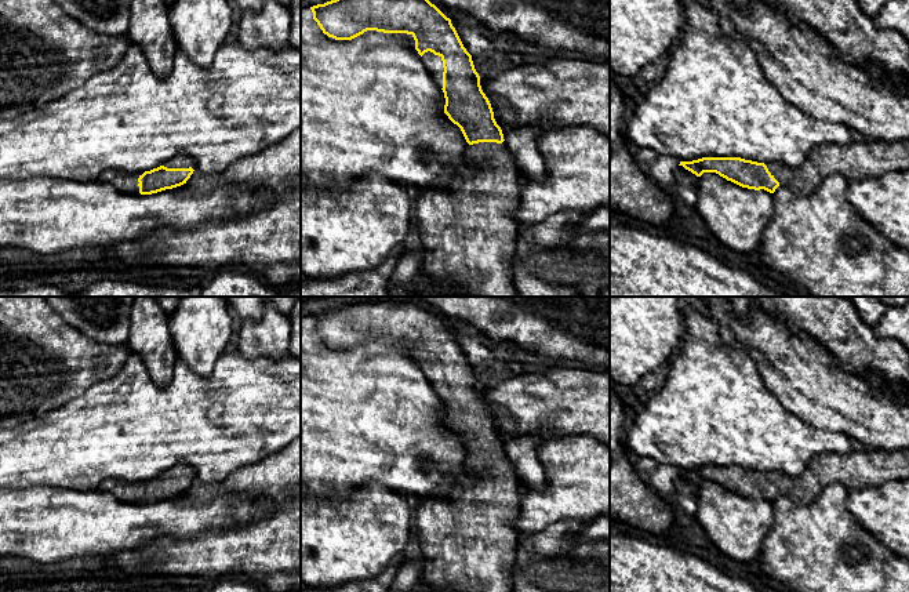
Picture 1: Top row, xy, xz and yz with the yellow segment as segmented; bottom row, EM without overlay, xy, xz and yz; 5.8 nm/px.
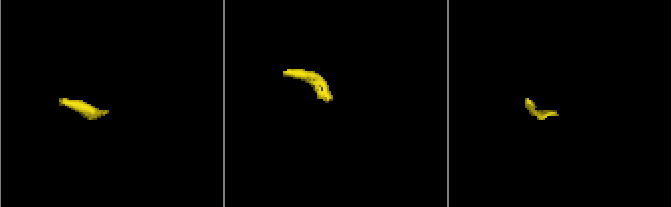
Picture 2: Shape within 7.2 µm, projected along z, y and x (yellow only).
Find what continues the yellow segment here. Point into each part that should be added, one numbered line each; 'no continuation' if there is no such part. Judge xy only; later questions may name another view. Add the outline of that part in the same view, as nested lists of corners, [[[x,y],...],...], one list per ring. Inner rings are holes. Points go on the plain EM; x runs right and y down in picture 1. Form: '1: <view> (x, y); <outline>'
1: xy (181, 469); [[[185,462],[174,465],[172,468],[164,471],[161,475],[167,477],[189,477],[189,476],[192,476],[193,479],[197,477],[196,469]]]

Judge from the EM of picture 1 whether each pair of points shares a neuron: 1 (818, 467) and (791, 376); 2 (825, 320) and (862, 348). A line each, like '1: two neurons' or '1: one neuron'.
1: two neurons
2: one neuron

